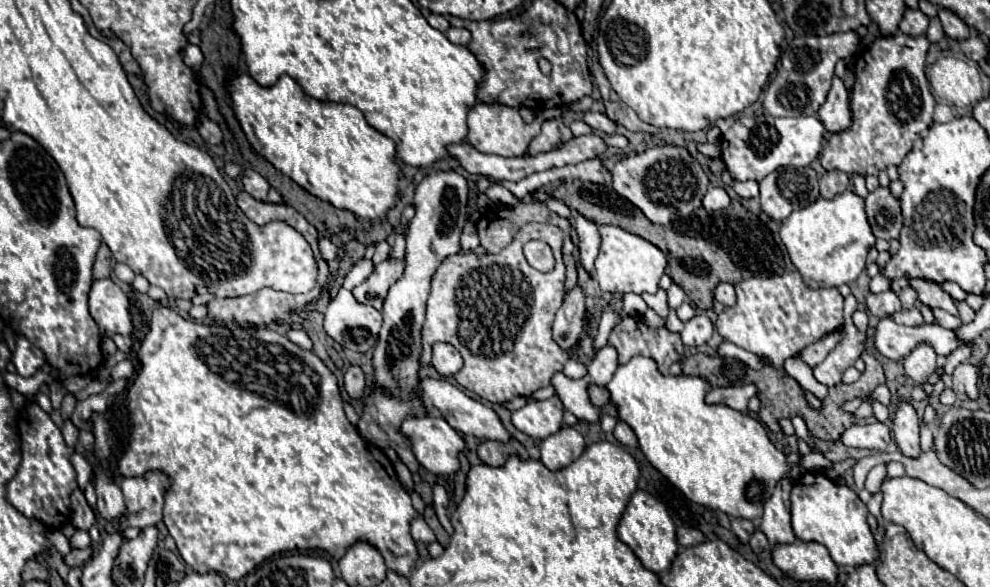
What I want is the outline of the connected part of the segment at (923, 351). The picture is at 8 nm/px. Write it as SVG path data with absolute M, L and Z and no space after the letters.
M929 342L917 344L905 358L907 376L911 376L915 384L925 384L927 378L935 372L935 358L937 354Z

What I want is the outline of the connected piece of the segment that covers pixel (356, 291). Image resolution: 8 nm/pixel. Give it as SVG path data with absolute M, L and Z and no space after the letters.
M387 258L379 266L375 266L373 274L351 290L355 300L381 310L385 294L389 292L389 286L393 286L393 282L397 282L397 278L401 278L401 266L403 266L403 260L395 262L391 258Z

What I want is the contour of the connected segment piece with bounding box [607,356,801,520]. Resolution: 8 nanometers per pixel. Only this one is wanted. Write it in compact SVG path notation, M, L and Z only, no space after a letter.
M633 356L631 362L617 368L613 380L607 384L607 390L617 406L619 420L627 422L635 430L645 458L691 502L725 512L733 518L757 520L761 518L763 504L771 498L777 482L789 474L789 466L800 460L800 454L785 454L775 448L763 424L749 414L741 414L729 406L707 406L707 386L709 384L701 382L701 378L663 376L651 358Z

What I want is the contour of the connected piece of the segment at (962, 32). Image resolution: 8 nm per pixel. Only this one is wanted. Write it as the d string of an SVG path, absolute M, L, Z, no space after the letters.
M941 8L939 10L939 18L941 18L941 24L943 24L943 30L947 36L955 38L955 40L961 40L961 38L969 38L969 26L951 10L947 8Z

